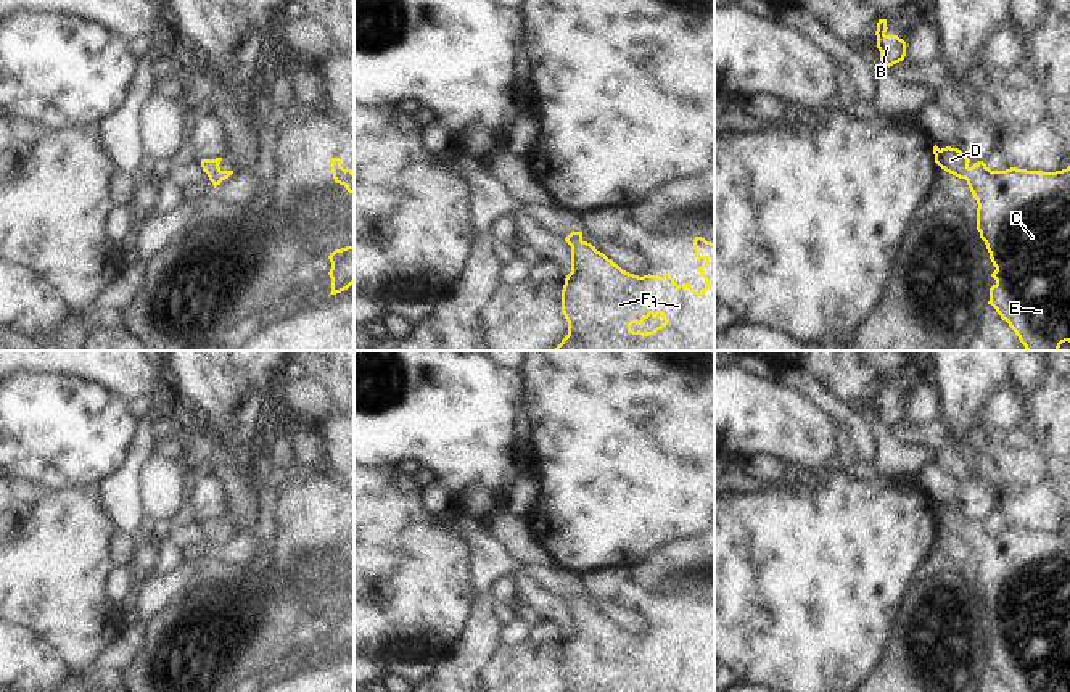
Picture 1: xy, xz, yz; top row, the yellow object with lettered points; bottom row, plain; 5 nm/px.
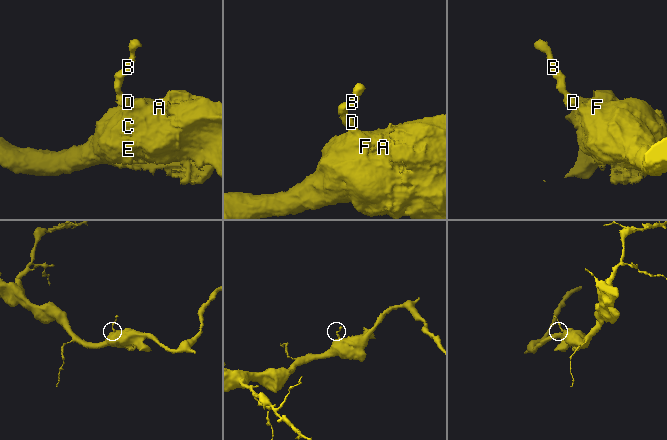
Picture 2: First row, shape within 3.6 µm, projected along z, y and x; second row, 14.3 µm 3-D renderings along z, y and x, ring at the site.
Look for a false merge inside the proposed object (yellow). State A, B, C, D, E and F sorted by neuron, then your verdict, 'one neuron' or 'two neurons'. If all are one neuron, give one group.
A B C D E F; one neuron

